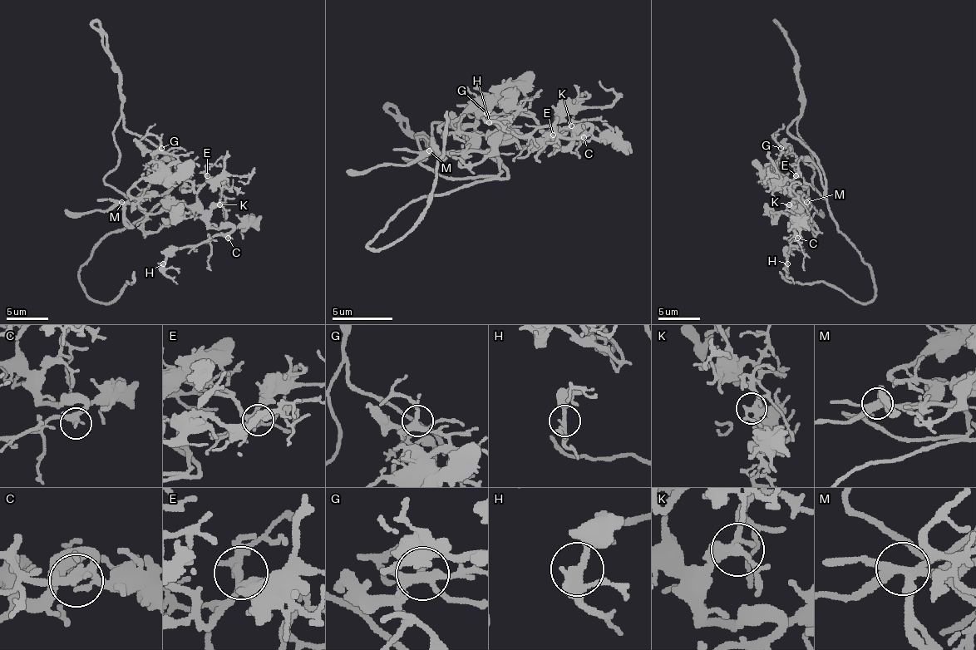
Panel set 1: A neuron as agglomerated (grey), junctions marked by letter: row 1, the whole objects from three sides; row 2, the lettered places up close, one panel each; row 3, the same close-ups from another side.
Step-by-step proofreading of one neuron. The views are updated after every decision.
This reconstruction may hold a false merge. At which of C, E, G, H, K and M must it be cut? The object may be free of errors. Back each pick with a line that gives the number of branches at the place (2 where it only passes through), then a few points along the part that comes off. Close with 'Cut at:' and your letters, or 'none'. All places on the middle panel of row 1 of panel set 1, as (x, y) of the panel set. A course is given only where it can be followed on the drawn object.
Cut at: none

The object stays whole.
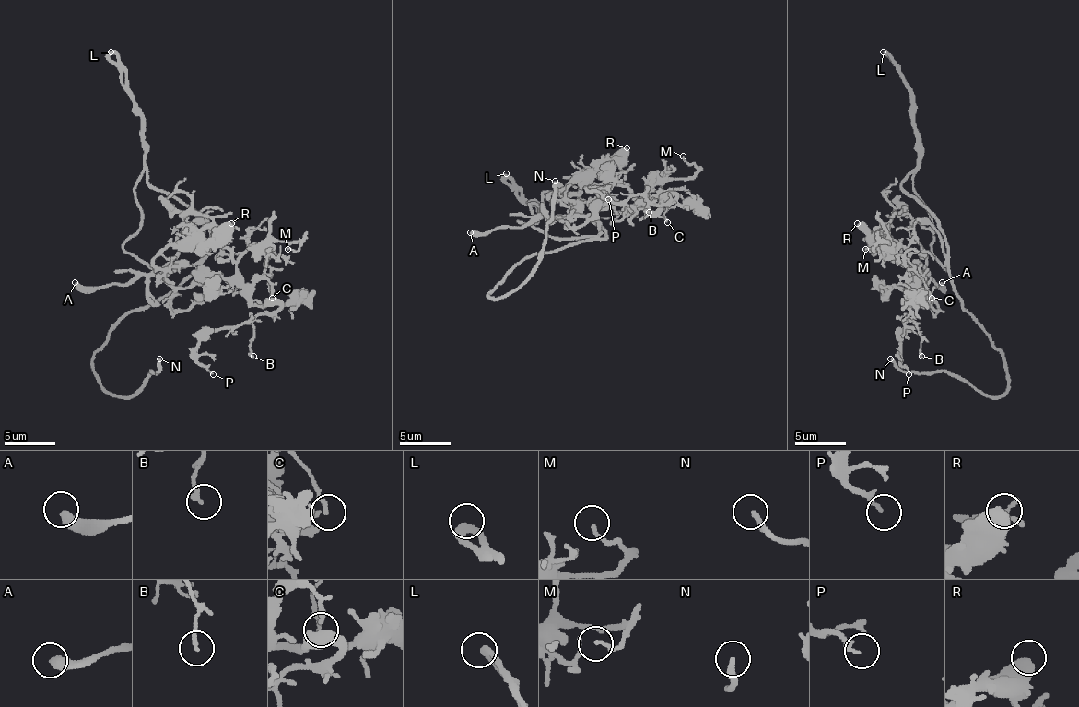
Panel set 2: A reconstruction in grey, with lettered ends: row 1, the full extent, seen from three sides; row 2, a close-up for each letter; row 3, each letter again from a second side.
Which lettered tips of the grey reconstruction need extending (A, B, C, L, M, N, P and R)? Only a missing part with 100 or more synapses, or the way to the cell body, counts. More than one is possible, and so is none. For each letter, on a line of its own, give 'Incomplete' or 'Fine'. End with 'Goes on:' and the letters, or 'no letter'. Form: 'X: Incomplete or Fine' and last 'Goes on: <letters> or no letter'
A: Fine
B: Fine
C: Fine
L: Fine
M: Fine
N: Incomplete
P: Fine
R: Fine
Goes on: N

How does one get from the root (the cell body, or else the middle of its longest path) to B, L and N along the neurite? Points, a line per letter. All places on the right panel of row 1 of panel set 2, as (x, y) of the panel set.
B: (942, 249), (929, 223), (911, 226), (923, 259), (911, 266), (906, 308), (921, 356)
L: (942, 249), (939, 223), (900, 185), (916, 167), (919, 131), (906, 80), (898, 64), (883, 52)
N: (942, 249), (962, 308), (1002, 356), (1008, 387), (991, 397), (944, 371), (903, 371), (890, 359)

